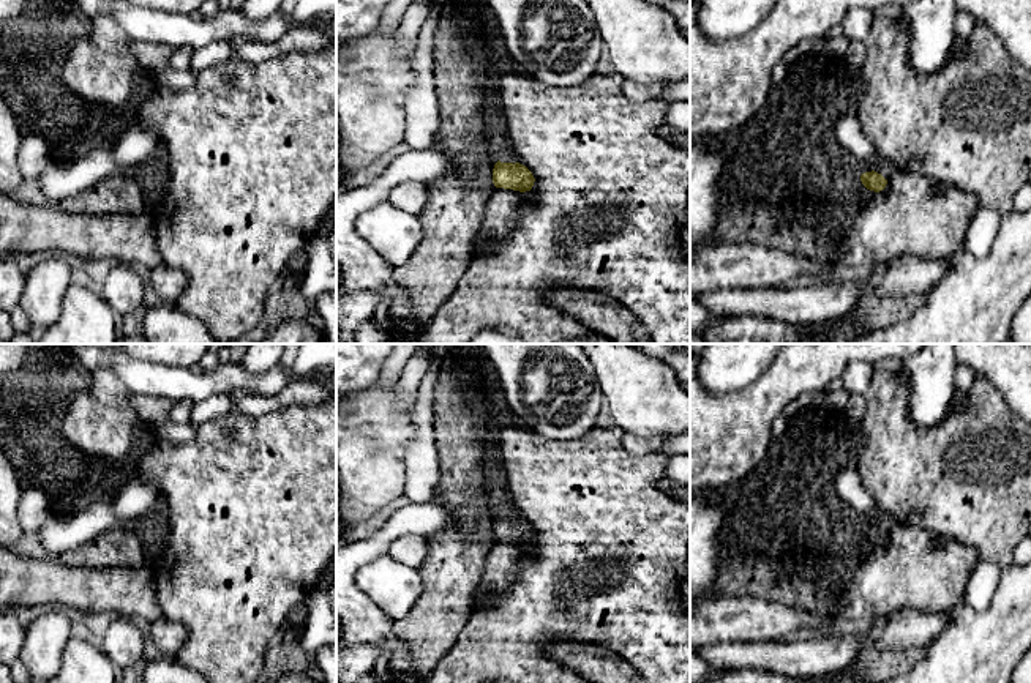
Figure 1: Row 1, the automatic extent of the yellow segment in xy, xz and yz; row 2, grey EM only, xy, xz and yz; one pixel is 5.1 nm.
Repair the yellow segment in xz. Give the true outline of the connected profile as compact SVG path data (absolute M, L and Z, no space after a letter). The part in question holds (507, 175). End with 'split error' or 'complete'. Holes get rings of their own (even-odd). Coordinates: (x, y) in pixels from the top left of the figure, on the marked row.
M485 3L478 6L478 25L482 28L480 50L488 63L486 85L480 95L483 101L482 121L486 144L497 159L493 169L493 183L496 188L526 192L532 189L535 178L526 166L513 161L508 128L496 85L502 76L521 73L521 68L501 41L493 13Z | split error

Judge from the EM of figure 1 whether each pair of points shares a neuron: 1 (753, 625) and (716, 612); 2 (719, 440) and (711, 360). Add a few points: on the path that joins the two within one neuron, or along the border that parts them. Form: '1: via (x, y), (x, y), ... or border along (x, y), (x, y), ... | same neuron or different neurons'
1: via (744, 620), (725, 619) | same neuron
2: border along (750, 384), (720, 393), (709, 393), (706, 390) | different neurons

